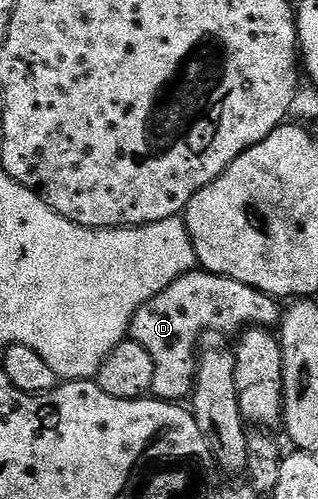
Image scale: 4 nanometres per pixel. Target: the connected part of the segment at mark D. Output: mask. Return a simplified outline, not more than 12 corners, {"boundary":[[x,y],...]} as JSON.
{"boundary":[[206,271],[145,303],[130,340],[151,393],[190,398],[206,333],[275,327],[268,293]]}

